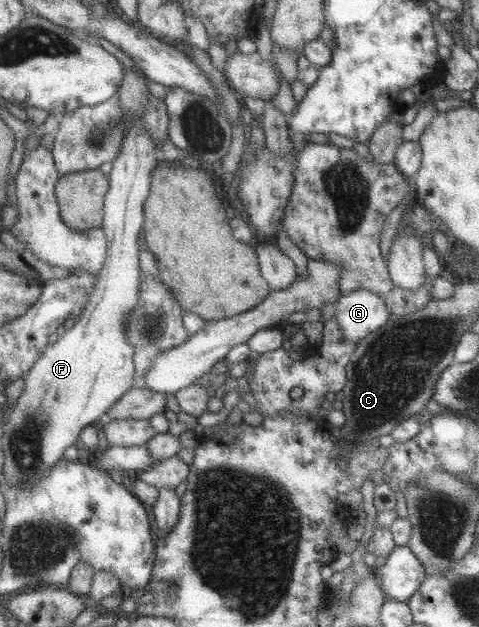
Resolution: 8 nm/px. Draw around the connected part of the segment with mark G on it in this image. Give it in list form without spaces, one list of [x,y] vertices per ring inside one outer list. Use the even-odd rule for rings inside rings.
[[[367,290],[342,294],[334,306],[333,318],[341,327],[342,337],[355,344],[373,330],[383,326],[388,319],[382,298]]]

